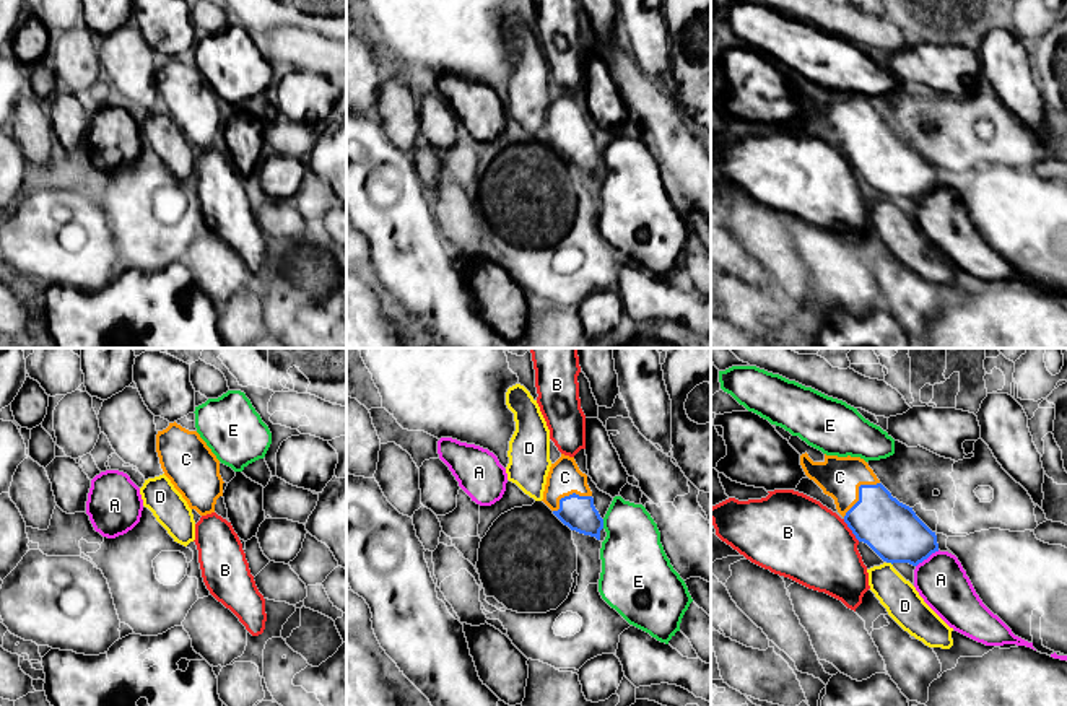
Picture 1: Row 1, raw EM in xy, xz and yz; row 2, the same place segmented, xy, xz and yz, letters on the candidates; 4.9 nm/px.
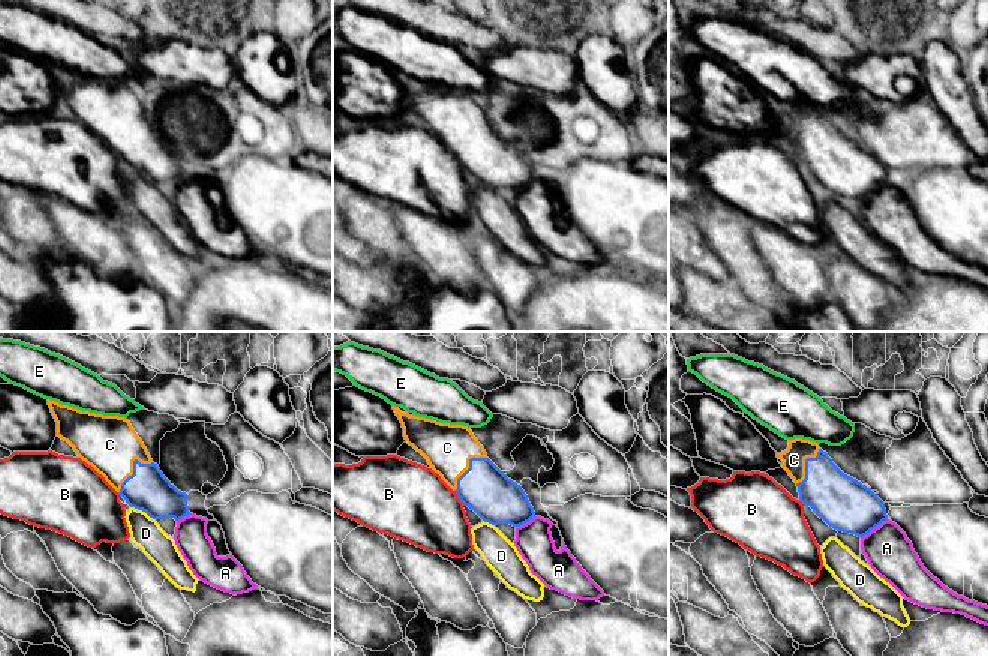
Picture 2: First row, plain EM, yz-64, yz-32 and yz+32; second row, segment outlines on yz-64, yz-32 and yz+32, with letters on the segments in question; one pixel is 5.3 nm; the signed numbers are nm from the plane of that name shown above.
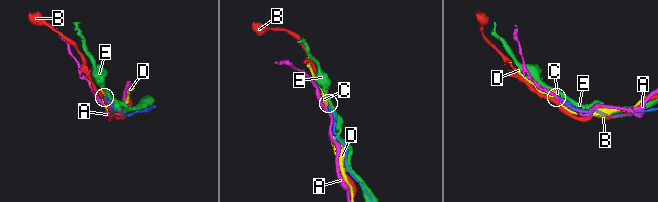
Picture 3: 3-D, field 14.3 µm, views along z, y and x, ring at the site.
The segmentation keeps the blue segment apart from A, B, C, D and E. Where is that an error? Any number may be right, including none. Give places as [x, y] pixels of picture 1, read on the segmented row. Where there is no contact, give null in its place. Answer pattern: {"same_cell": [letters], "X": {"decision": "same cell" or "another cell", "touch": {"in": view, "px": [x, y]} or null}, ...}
{"same_cell": ["C"], "A": {"decision": "another cell", "touch": {"in": "yz", "px": [927, 557]}}, "B": {"decision": "another cell", "touch": {"in": "yz", "px": [851, 529]}}, "C": {"decision": "same cell", "touch": {"in": "yz", "px": [859, 492]}}, "D": {"decision": "another cell", "touch": {"in": "yz", "px": [890, 562]}}, "E": {"decision": "another cell", "touch": {"in": "xz", "px": [602, 524]}}}

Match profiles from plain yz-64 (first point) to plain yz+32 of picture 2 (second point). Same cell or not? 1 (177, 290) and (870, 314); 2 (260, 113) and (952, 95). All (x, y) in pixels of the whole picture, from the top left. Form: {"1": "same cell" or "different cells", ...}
{"1": "same cell", "2": "different cells"}

